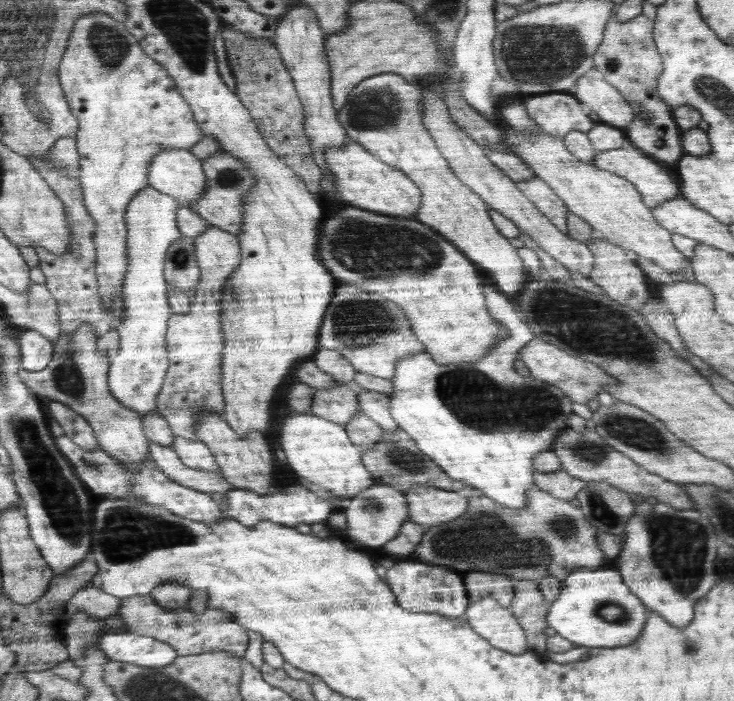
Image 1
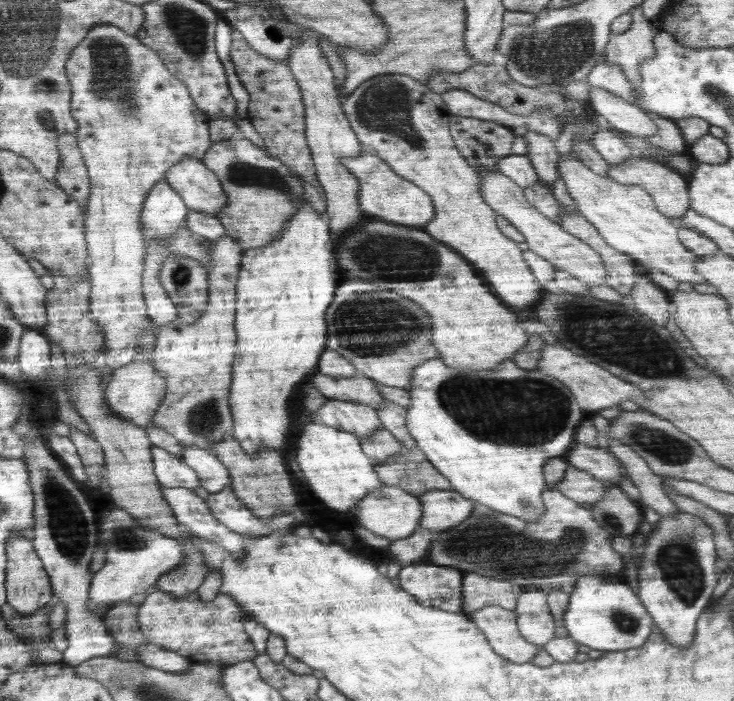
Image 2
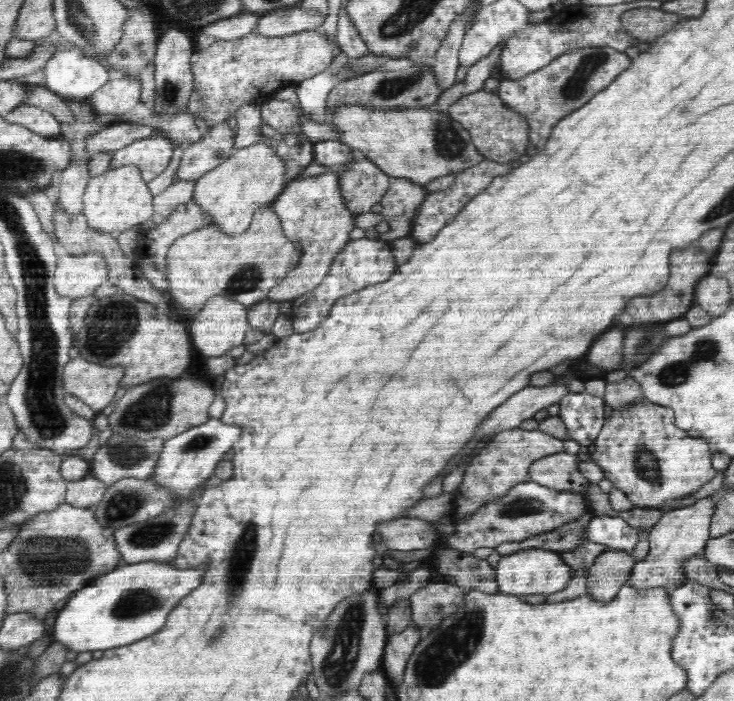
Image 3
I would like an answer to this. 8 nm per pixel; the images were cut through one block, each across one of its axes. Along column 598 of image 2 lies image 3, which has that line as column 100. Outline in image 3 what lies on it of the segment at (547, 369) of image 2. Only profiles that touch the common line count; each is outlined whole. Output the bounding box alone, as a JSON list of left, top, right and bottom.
[63,354,124,412]

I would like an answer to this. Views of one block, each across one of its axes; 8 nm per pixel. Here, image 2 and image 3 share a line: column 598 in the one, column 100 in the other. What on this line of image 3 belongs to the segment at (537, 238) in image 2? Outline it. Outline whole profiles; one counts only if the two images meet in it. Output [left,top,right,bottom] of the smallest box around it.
[55,252,109,301]

